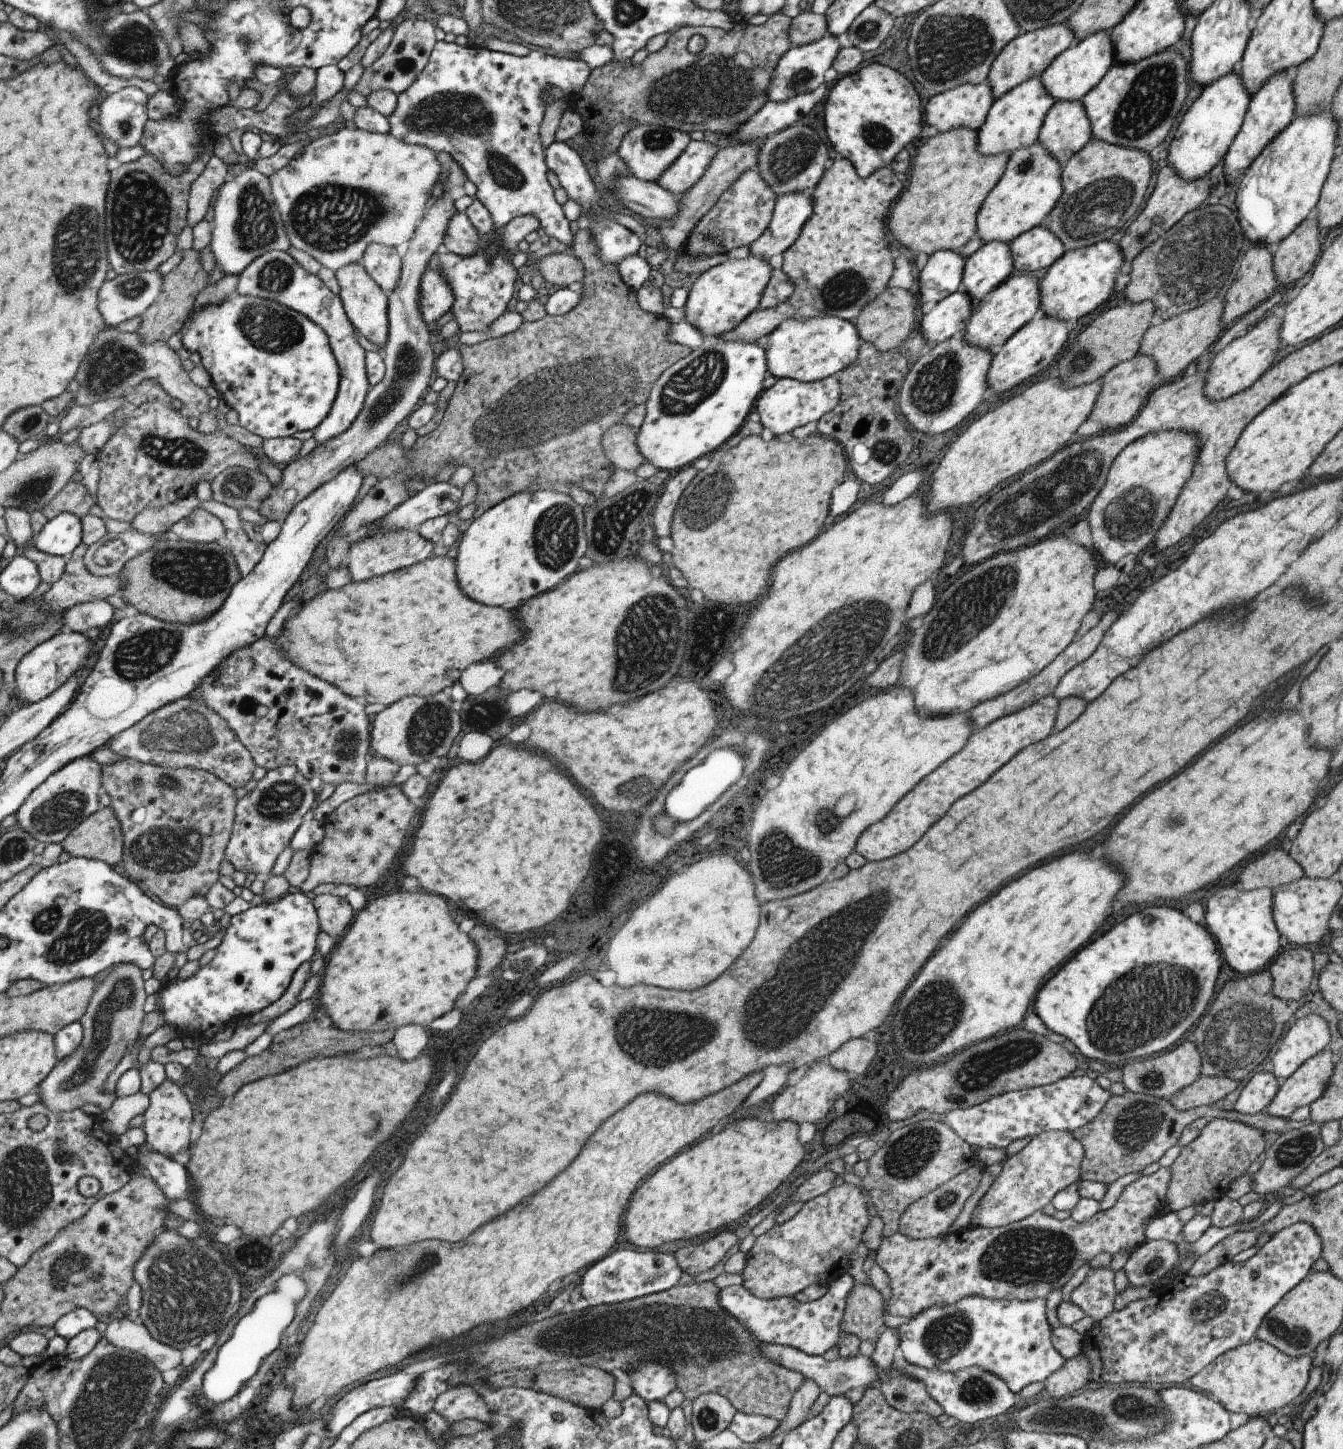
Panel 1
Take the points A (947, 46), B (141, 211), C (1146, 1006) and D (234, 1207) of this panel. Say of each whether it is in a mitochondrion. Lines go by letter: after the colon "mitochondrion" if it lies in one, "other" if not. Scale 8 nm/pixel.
A: mitochondrion
B: mitochondrion
C: mitochondrion
D: other

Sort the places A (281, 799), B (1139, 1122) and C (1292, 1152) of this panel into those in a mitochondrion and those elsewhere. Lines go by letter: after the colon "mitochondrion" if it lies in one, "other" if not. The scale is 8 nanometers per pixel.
A: mitochondrion
B: mitochondrion
C: mitochondrion

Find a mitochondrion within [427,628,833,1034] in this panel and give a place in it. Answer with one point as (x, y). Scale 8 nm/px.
(783, 864)

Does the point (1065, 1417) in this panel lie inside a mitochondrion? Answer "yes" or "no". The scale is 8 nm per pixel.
yes

